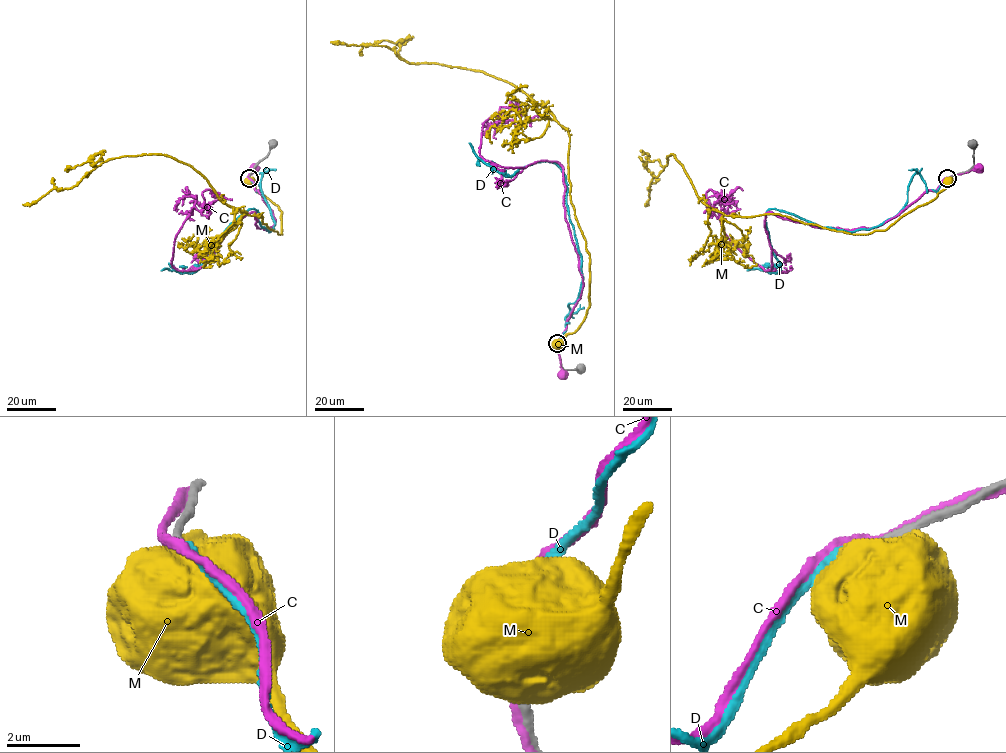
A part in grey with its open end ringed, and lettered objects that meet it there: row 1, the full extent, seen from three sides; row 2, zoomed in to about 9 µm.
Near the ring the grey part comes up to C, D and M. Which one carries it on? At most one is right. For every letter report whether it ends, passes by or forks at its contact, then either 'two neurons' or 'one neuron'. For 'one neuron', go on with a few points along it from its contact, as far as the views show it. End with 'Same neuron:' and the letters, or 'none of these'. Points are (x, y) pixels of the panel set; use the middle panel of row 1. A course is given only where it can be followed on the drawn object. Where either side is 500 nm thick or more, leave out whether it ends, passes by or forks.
C: it passes by | two neurons
D: it ends | one neuron | via (557, 343), (582, 280), (565, 176), (551, 162), (535, 162), (505, 176), (485, 164), (469, 143)
M: two neurons
Same neuron: D

